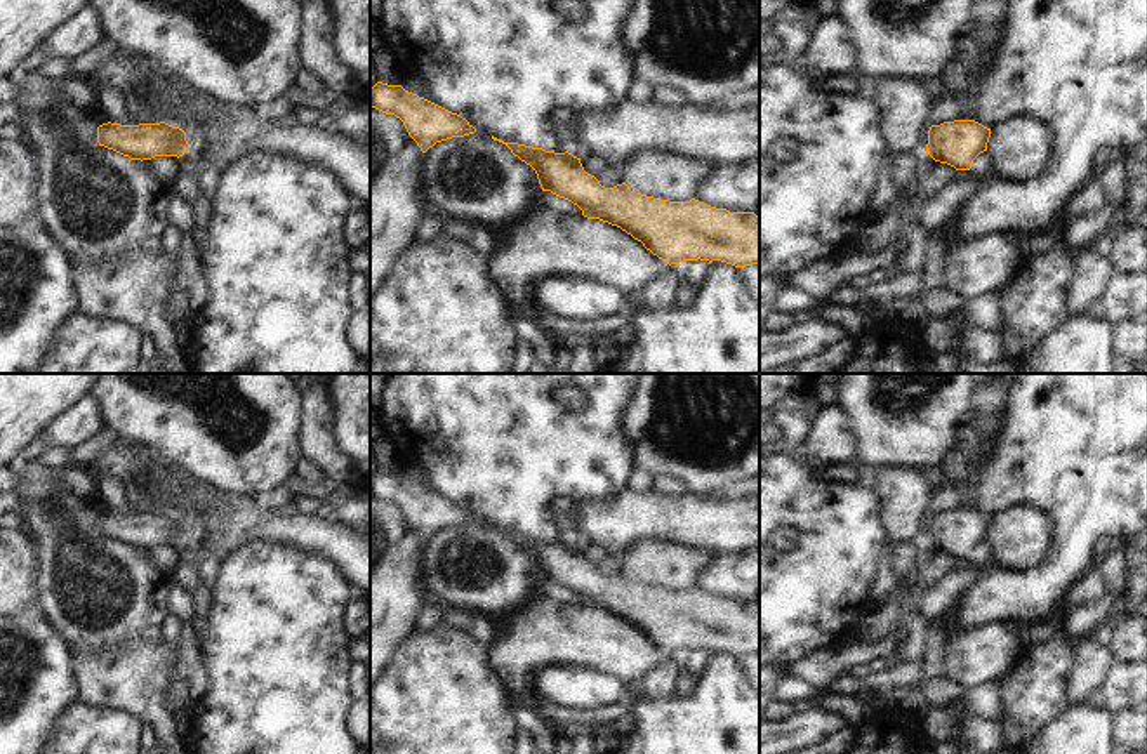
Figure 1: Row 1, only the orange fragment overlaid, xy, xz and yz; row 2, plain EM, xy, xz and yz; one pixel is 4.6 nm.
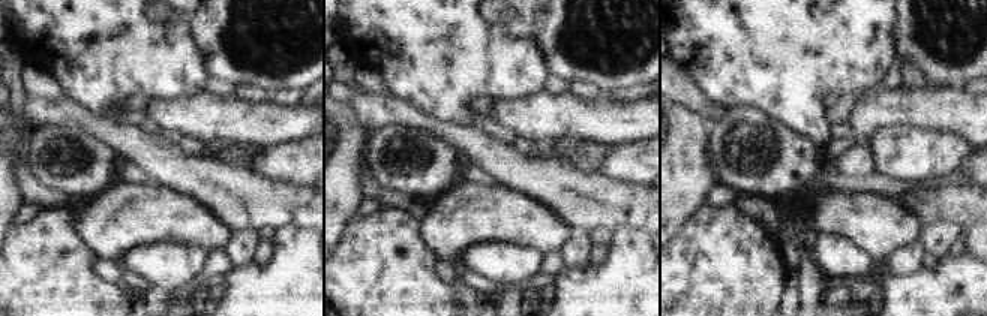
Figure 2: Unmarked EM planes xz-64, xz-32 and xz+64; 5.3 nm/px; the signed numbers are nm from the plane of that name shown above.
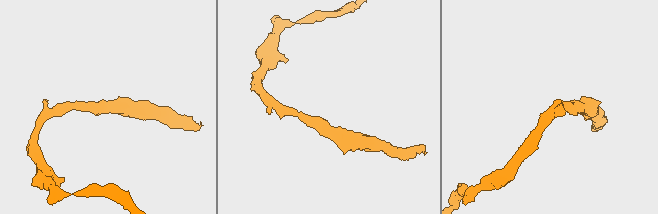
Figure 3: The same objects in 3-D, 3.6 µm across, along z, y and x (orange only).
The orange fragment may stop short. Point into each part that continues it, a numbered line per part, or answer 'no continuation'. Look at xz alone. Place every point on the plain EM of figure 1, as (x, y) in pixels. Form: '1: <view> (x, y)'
no continuation

